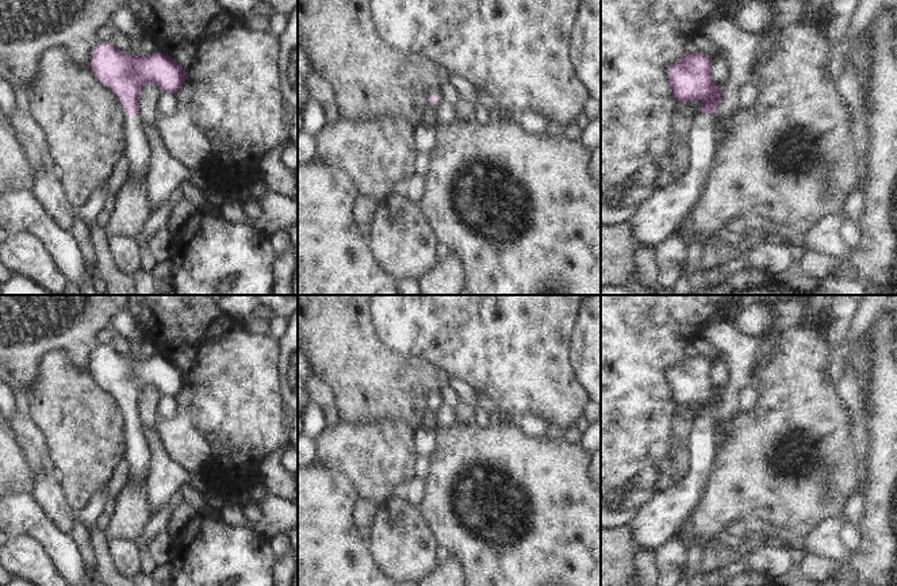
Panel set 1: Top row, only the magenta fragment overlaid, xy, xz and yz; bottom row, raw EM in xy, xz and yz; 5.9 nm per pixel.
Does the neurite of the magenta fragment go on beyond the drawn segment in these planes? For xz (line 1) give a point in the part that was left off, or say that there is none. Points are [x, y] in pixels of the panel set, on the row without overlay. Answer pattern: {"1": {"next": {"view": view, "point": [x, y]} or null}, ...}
{"1": {"next": {"view": "xz", "point": [437, 394]}}}

